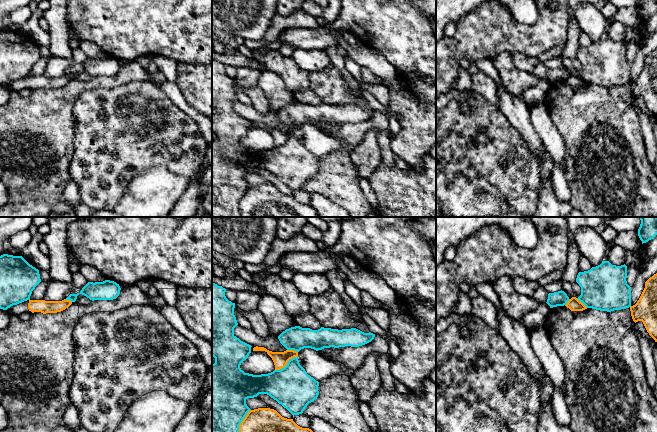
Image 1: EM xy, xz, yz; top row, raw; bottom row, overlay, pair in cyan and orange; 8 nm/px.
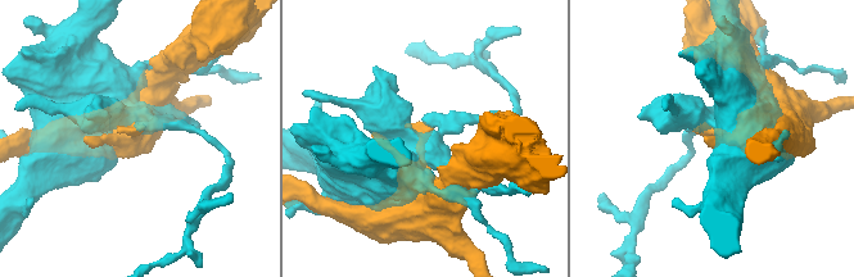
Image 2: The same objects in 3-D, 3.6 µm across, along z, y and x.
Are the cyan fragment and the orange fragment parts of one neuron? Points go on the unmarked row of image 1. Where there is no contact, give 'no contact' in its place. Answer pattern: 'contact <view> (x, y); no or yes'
contact xz (239, 200); no

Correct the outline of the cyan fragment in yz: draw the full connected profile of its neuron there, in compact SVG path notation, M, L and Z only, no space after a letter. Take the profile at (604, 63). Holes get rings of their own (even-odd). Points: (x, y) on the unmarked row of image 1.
M602 37L588 47L579 48L576 58L581 63L581 71L577 74L587 84L611 88L631 83L631 63L627 60L627 42L612 41L609 37Z

